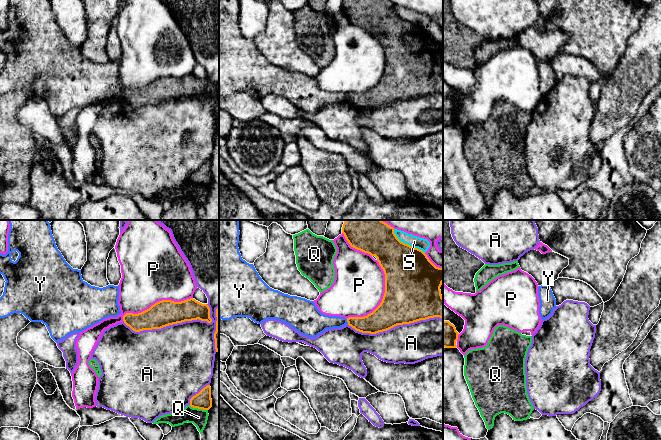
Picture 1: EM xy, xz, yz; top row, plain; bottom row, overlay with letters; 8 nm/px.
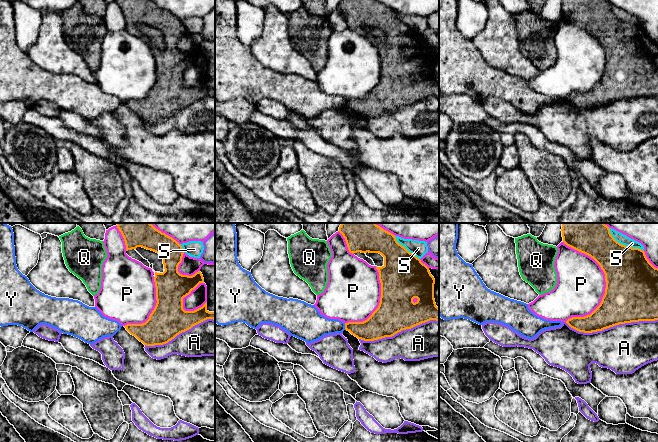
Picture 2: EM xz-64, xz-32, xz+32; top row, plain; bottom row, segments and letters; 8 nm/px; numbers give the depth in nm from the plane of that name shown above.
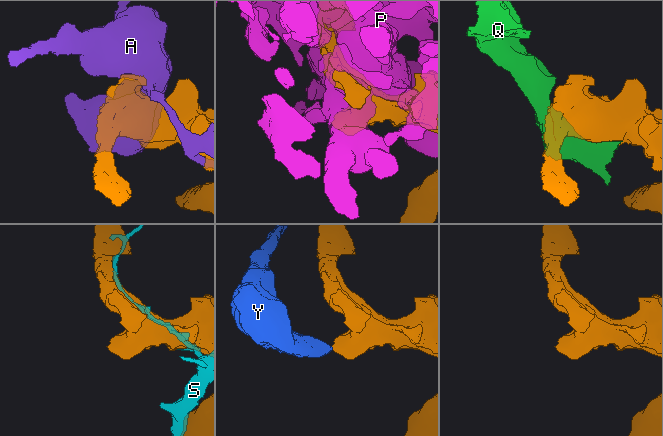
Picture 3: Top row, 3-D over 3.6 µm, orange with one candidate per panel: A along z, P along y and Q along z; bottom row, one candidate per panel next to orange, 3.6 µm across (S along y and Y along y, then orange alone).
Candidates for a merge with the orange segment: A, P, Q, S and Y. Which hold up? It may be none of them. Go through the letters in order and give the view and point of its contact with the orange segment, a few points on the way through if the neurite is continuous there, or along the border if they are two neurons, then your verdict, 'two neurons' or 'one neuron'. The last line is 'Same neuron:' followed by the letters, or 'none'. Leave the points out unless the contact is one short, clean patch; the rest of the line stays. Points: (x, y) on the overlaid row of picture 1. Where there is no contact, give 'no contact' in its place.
A: contact xy (167, 325); two neurons
P: contact xz (382, 299); two neurons
Q: contact xy (198, 408); two neurons
S: contact xz (407, 244); two neurons
Y: contact xz (347, 321); border xz (346, 319), (348, 323); two neurons
Same neuron: none

